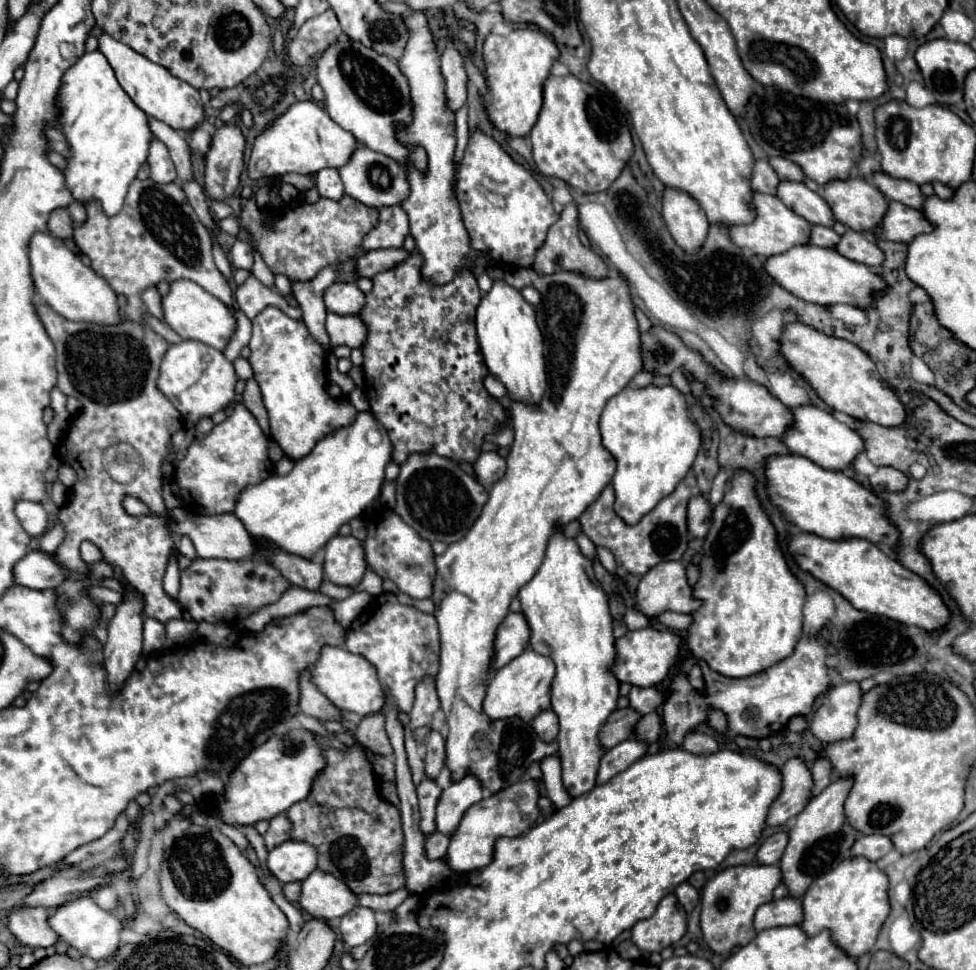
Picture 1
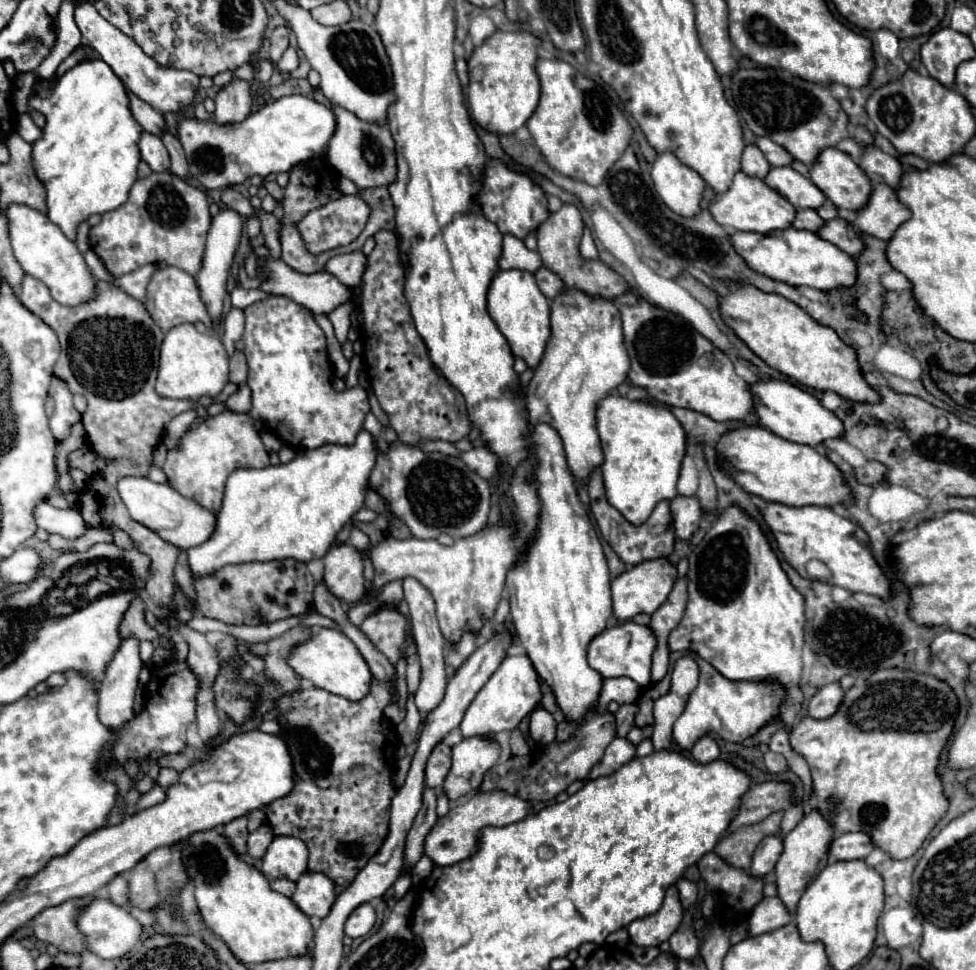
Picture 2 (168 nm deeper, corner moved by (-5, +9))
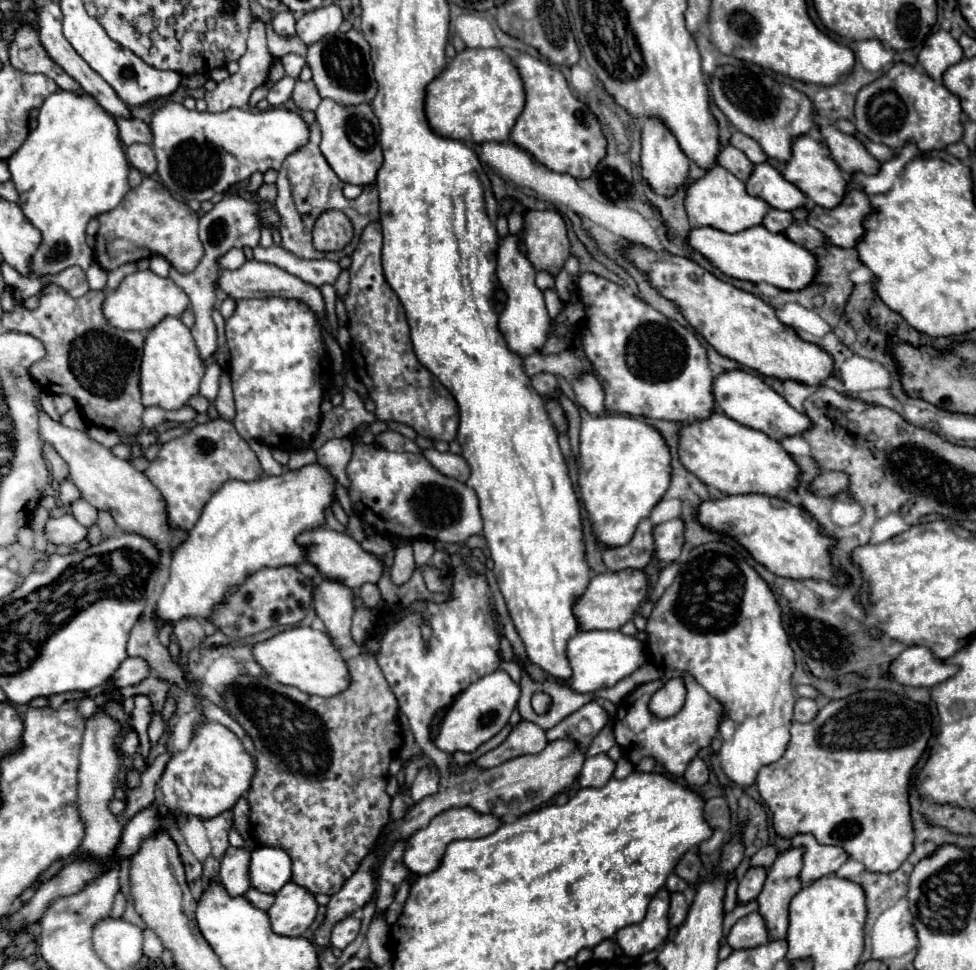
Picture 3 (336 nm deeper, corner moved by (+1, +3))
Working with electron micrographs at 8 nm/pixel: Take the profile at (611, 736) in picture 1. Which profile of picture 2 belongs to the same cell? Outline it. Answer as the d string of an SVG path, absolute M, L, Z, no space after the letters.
M594 712L578 728L578 732L562 744L546 744L528 756L514 756L504 764L492 768L480 786L480 790L504 790L530 802L550 802L556 794L566 790L572 782L584 780L592 766L600 762L606 746L616 738L616 718L612 712Z

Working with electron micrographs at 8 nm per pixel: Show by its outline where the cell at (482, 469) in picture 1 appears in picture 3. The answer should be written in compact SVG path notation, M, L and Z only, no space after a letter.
M424 450L424 456L428 458L428 462L430 462L438 472L442 472L442 474L448 476L448 478L466 482L468 476L470 476L468 464L466 464L464 458L458 456L458 454L438 452L438 450Z

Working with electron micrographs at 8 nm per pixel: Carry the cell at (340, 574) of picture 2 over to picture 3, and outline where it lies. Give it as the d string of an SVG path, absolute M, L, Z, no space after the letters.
M324 580L314 590L314 610L316 616L324 622L326 634L334 648L344 650L354 644L350 634L354 614L354 590L346 588L340 582Z

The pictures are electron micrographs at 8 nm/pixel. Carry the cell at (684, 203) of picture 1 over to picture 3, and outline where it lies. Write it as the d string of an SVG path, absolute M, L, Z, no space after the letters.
M654 116L644 118L644 124L642 124L642 176L652 186L652 190L662 196L672 196L676 192L676 188L686 180L688 166L690 166L690 160L688 160L688 156L684 156L678 140L670 132L670 128L660 118L654 118Z

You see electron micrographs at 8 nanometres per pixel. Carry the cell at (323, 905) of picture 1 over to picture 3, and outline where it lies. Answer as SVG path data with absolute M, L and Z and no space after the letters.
M288 882L276 892L274 904L268 908L272 930L280 936L304 936L308 926L314 922L318 904L314 896L294 882Z

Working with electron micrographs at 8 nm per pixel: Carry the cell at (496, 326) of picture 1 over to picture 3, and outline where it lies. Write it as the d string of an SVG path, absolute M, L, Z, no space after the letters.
M508 234L506 238L500 240L498 252L496 252L496 262L498 262L496 276L498 276L498 282L502 284L502 290L506 292L506 304L500 314L498 326L512 352L520 356L530 356L544 346L548 338L548 330L550 330L550 316L544 306L542 290L534 284L536 270L532 268L526 254L518 248L518 244L520 244L520 236Z

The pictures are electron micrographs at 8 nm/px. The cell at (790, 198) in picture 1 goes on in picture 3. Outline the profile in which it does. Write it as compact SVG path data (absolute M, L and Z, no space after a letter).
M766 162L754 164L754 170L746 180L746 192L778 210L794 210L804 204L804 194Z

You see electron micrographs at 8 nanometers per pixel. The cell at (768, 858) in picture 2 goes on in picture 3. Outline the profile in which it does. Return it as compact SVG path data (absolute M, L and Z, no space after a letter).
M750 868L746 872L746 876L740 880L738 886L738 904L748 904L752 900L756 900L756 896L760 894L762 886L766 880L766 870L764 868Z

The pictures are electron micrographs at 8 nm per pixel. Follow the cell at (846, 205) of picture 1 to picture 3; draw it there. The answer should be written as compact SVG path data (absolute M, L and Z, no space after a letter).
M802 134L802 136L794 138L792 156L784 164L782 176L788 182L796 184L804 192L804 196L808 196L810 200L814 200L818 206L824 206L824 208L834 208L836 204L840 204L840 200L846 194L846 180L840 174L836 162L830 158L828 148L822 142L816 142L810 134Z

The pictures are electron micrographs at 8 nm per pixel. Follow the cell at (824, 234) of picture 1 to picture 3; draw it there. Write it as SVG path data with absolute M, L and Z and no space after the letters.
M770 208L770 210L766 212L764 220L762 220L762 226L768 228L770 232L784 232L792 222L794 222L794 218L792 218L790 212Z

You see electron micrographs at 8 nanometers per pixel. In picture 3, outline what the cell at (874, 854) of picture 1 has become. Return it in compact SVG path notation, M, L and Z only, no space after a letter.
M800 834L792 838L792 848L804 848L802 856L802 870L800 870L800 882L808 884L822 876L834 874L846 860L846 852L838 846L822 846L816 842L812 834Z

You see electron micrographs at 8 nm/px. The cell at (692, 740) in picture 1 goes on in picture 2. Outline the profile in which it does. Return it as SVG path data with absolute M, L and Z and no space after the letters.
M702 736L690 750L692 758L698 760L698 762L710 762L710 760L716 760L720 756L720 748L716 744L716 740L712 736Z

